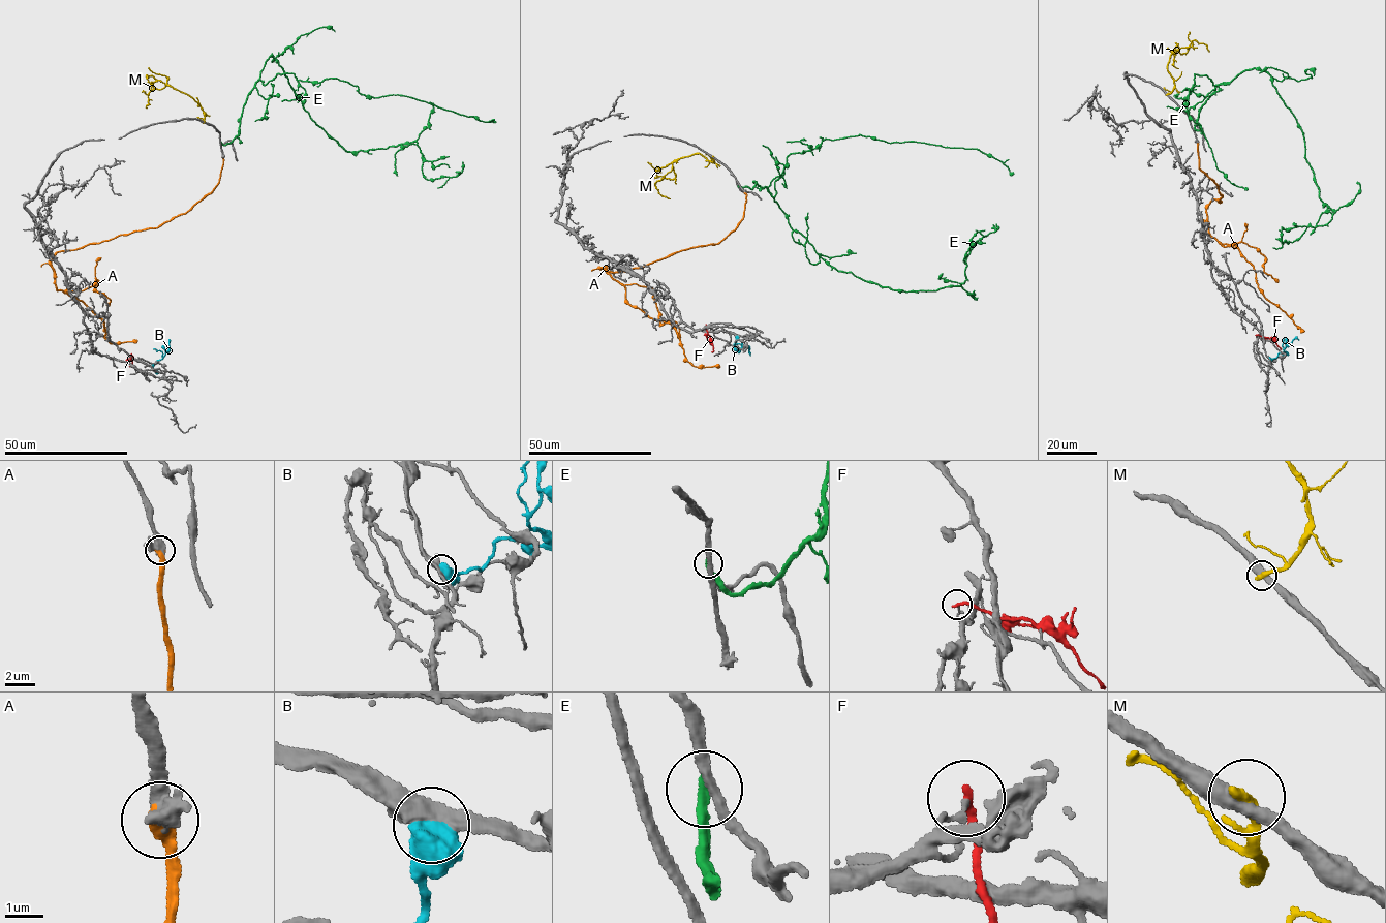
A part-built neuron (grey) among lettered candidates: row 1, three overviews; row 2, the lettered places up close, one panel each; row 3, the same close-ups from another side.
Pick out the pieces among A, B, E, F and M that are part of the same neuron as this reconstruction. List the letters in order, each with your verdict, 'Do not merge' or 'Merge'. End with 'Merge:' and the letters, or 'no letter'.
A: Merge
B: Do not merge
E: Do not merge
F: Do not merge
M: Do not merge
Merge: A

